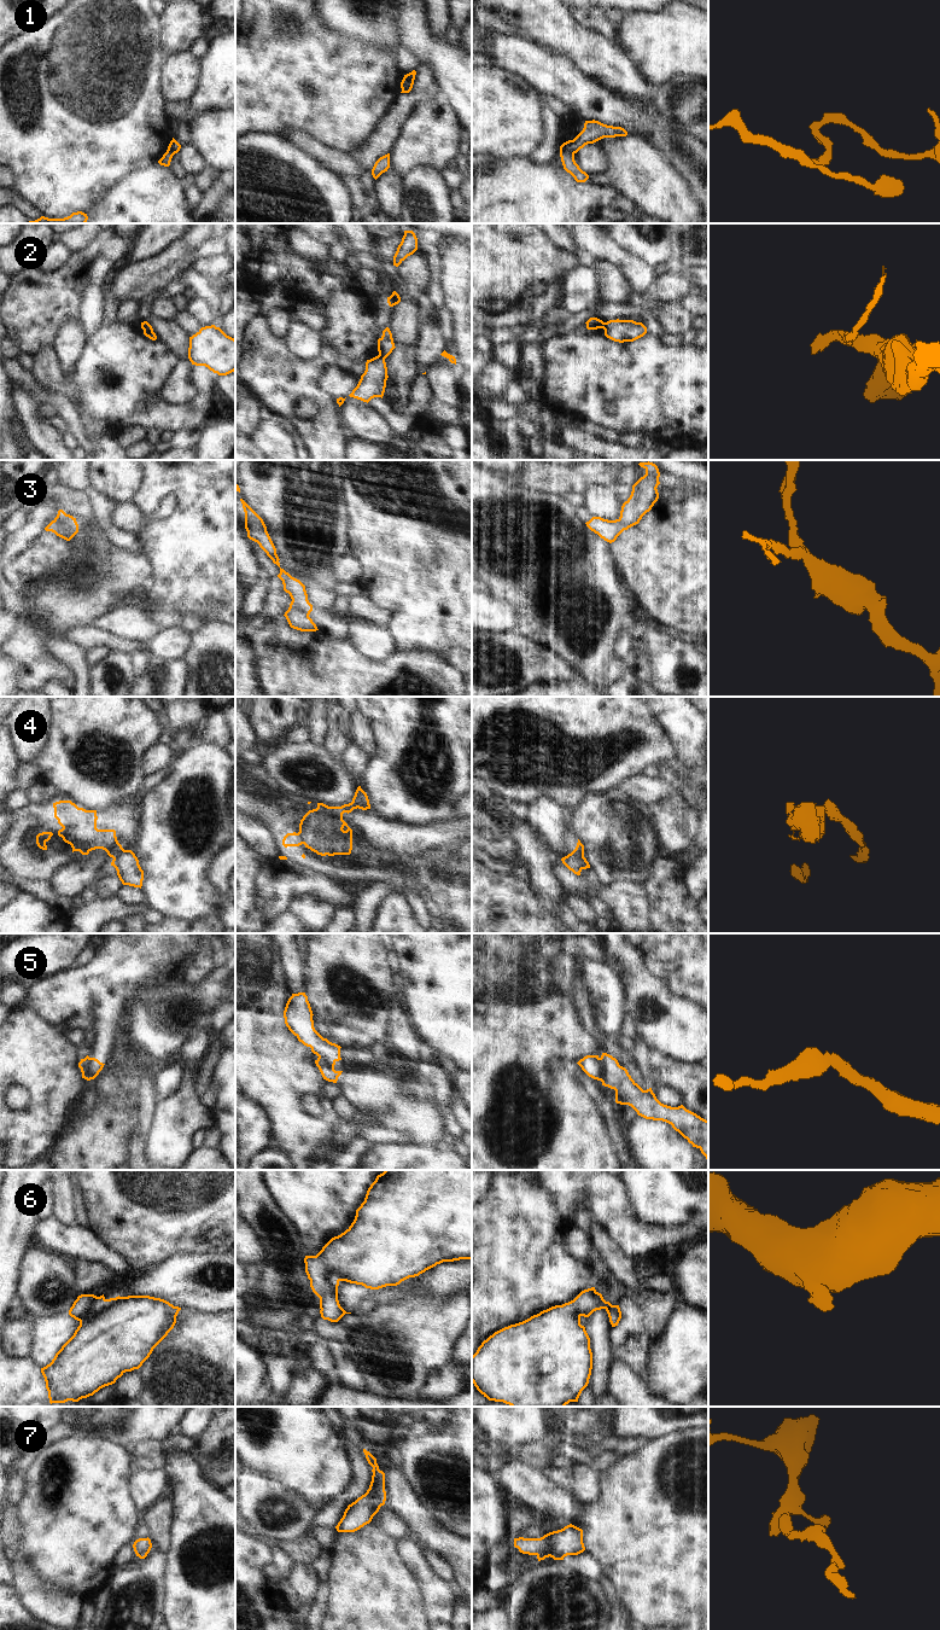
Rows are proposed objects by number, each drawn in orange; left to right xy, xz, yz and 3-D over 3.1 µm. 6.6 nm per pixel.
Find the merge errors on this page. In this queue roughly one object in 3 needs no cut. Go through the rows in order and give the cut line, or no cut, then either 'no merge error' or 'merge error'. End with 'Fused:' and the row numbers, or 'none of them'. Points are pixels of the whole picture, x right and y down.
1: yz (560, 151), (573, 155) | merge error
2: xz (379, 354), (384, 359) | merge error
3: xz (288, 609), (301, 609), (308, 616) | merge error
4: xy (123, 849), (112, 857) | merge error
5: yz (599, 1058), (601, 1080) | merge error
6: no cut | no merge error
7: no cut | no merge error
Fused: 1, 2, 3, 4, 5

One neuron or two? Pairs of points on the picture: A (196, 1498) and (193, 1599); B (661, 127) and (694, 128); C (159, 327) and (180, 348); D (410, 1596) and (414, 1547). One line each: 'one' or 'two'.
A: one
B: two
C: one
D: two

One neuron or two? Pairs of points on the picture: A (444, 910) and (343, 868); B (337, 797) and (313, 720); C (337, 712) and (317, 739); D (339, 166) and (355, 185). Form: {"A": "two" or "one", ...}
{"A": "one", "B": "two", "C": "two", "D": "one"}

